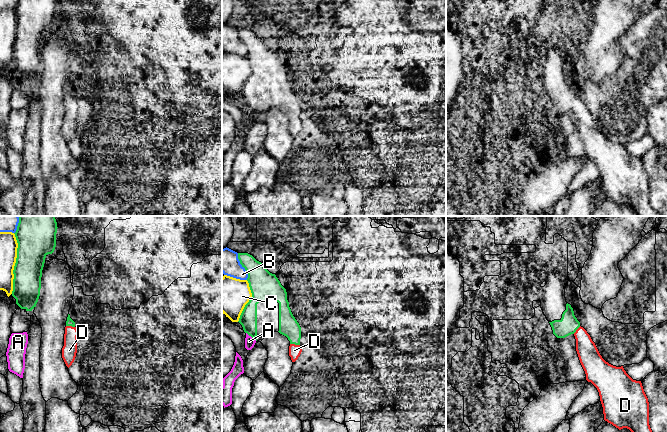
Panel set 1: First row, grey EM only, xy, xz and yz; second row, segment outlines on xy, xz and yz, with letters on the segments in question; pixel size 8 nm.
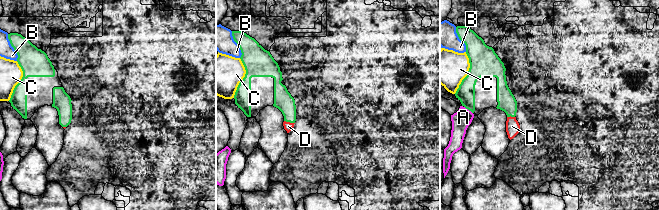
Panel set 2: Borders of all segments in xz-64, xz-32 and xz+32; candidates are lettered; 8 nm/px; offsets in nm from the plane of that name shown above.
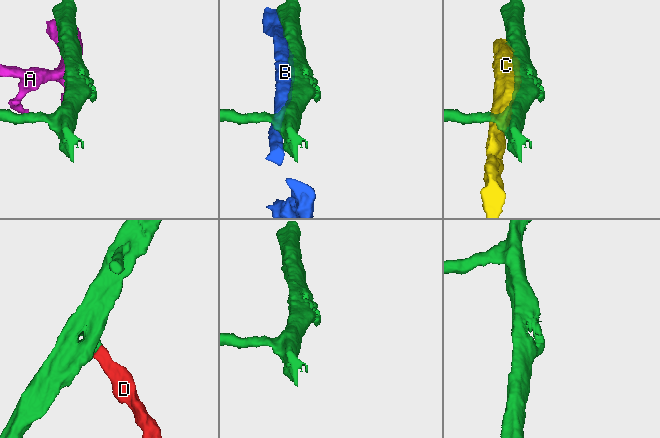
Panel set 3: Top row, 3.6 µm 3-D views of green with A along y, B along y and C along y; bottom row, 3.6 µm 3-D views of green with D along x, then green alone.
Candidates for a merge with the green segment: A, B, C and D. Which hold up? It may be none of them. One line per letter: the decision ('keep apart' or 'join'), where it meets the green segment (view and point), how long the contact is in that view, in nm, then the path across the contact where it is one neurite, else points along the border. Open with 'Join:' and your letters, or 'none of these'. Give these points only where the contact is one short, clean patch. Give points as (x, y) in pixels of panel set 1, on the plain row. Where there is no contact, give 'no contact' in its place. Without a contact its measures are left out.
Join: D
A: keep apart | xz (251, 112) | 110 nm
B: keep apart | xz (242, 42) | 240 nm
C: keep apart | xy (15, 39) | 480 nm
D: join | xz (295, 120) | 80 nm | across xz (288, 102), (293, 108), (295, 120), (294, 126)

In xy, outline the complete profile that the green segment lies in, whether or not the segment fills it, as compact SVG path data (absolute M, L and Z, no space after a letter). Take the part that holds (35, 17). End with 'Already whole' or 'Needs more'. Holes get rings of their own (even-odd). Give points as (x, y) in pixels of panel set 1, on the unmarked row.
M18 0L18 24L12 72L16 80L32 87L38 78L45 34L56 23L57 0Z. Already whole

